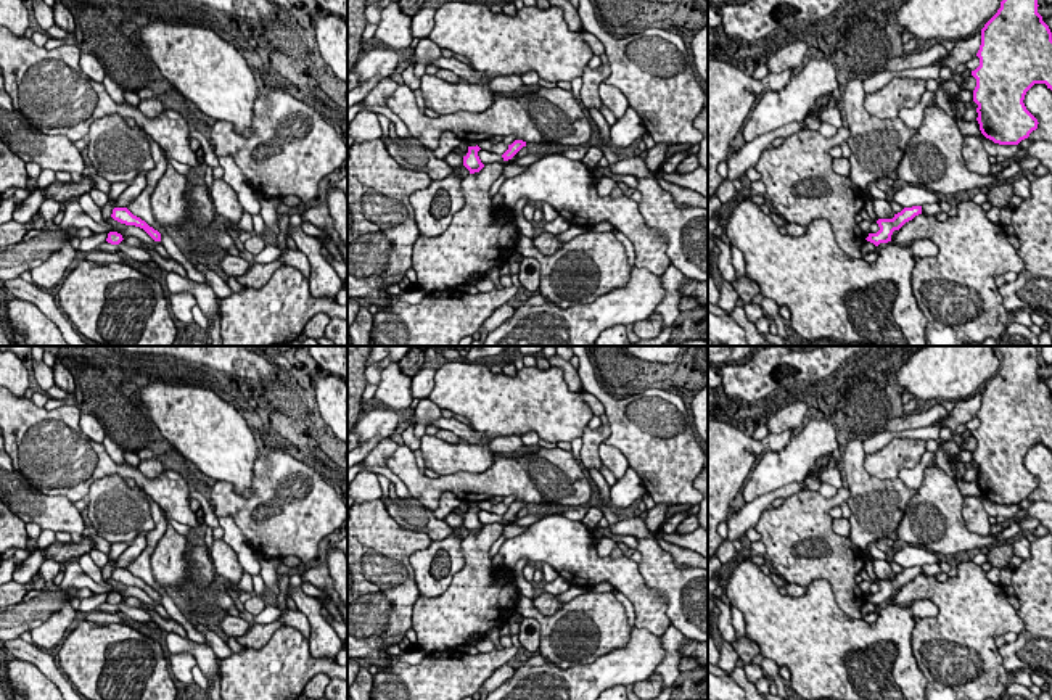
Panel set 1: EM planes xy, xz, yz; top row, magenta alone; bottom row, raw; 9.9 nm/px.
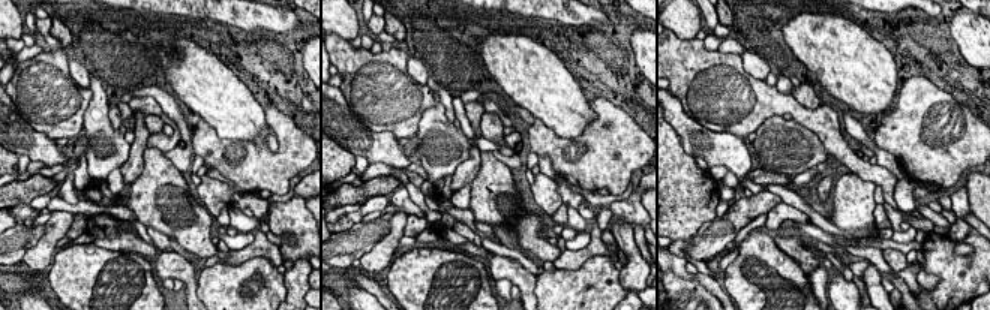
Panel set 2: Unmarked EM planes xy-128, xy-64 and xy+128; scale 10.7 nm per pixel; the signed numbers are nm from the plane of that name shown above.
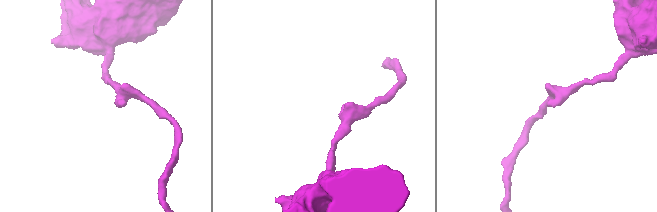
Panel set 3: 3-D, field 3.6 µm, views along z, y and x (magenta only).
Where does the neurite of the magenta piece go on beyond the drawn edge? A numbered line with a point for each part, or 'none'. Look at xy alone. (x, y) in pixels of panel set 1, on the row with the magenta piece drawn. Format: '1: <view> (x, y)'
none

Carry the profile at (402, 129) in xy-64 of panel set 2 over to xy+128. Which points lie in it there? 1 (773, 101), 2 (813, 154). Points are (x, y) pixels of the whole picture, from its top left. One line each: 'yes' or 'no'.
1: yes
2: no

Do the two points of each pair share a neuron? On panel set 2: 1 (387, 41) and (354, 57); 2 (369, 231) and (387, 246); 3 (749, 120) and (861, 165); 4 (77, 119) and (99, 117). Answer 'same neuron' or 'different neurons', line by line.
1: different neurons
2: different neurons
3: same neuron
4: different neurons

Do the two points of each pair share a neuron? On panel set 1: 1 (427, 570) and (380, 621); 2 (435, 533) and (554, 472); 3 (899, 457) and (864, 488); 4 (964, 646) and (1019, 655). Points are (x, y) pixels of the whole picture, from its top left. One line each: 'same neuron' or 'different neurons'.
1: different neurons
2: different neurons
3: different neurons
4: different neurons

